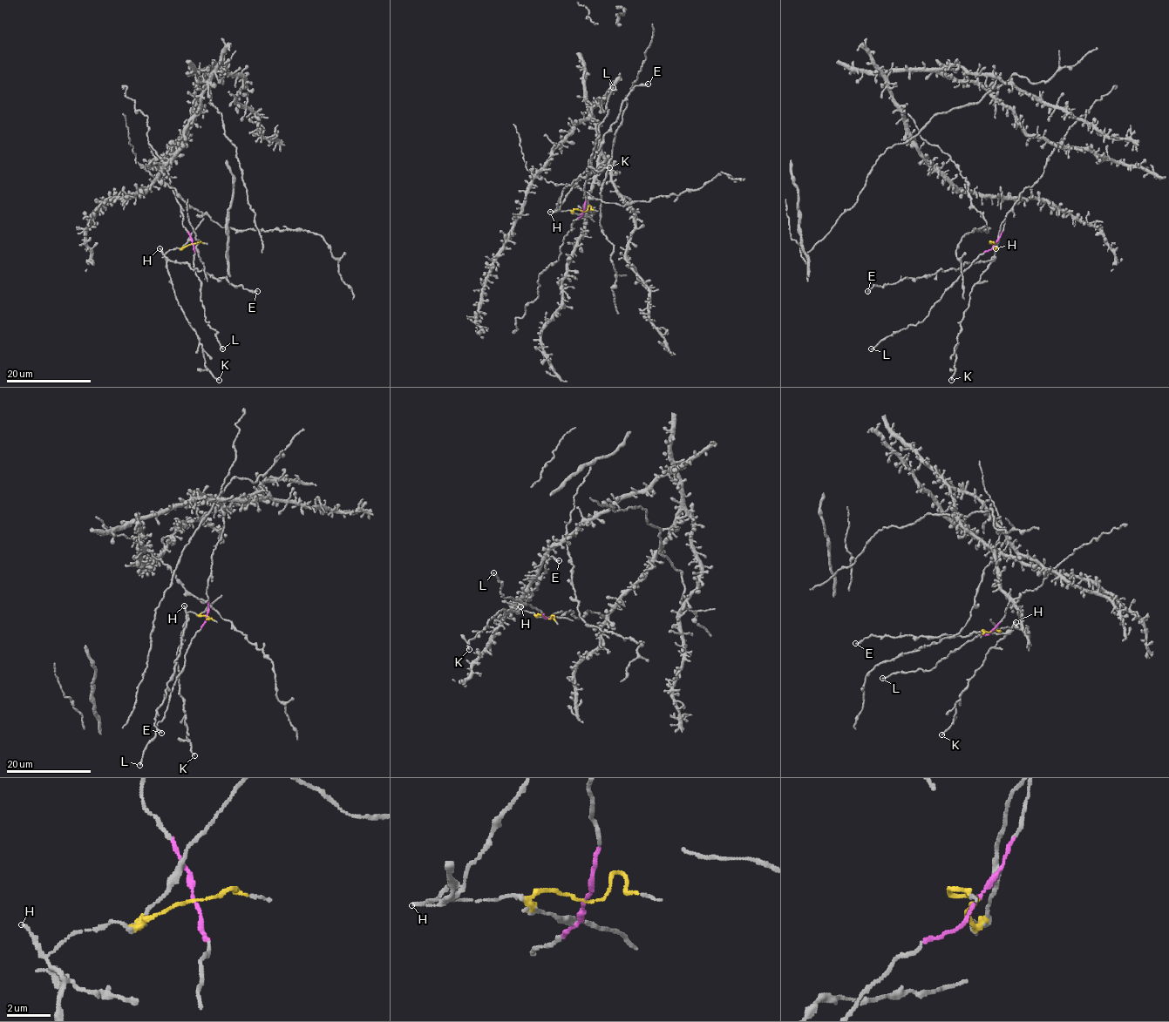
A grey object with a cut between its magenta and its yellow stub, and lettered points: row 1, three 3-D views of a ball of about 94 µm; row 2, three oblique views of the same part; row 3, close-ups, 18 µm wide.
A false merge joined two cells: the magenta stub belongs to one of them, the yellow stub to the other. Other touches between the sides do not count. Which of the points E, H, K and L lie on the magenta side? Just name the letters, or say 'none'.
L

